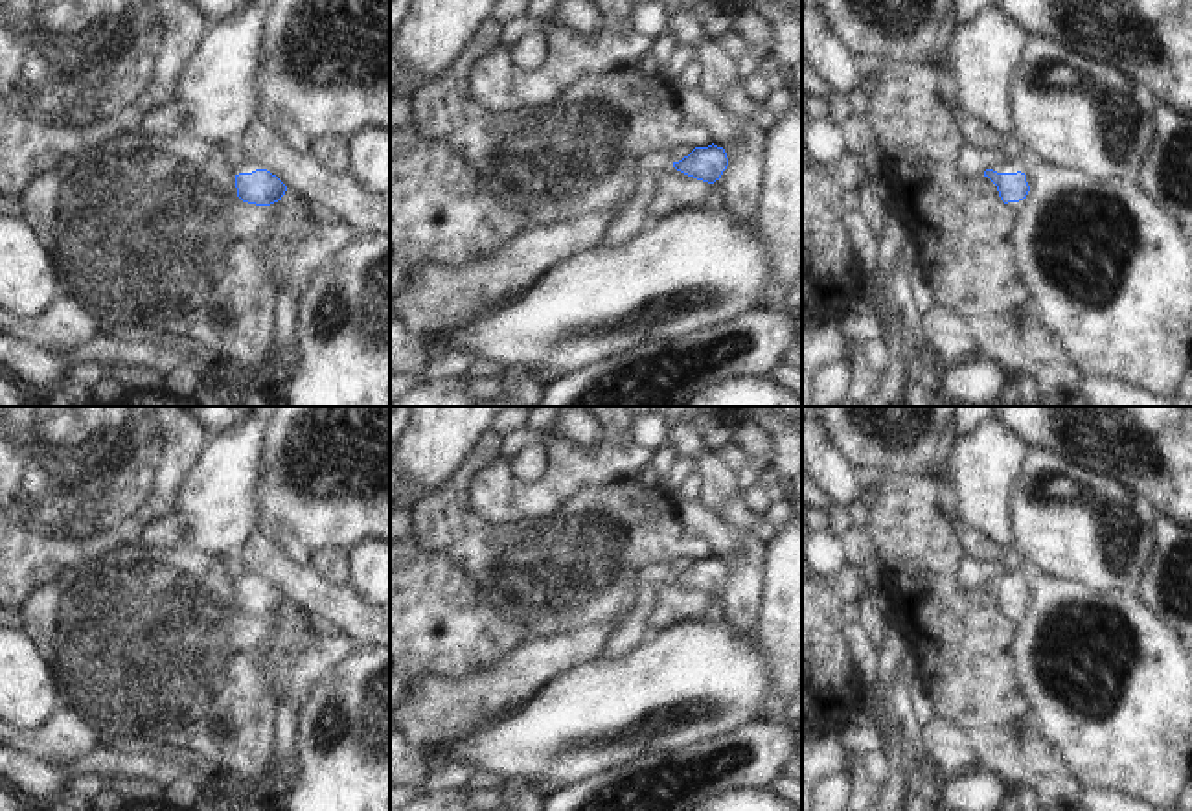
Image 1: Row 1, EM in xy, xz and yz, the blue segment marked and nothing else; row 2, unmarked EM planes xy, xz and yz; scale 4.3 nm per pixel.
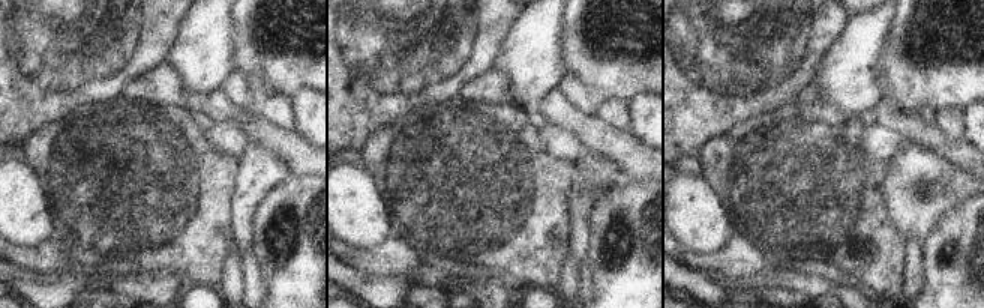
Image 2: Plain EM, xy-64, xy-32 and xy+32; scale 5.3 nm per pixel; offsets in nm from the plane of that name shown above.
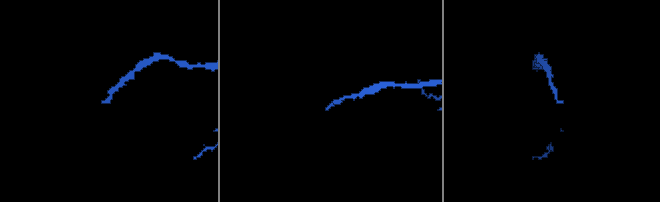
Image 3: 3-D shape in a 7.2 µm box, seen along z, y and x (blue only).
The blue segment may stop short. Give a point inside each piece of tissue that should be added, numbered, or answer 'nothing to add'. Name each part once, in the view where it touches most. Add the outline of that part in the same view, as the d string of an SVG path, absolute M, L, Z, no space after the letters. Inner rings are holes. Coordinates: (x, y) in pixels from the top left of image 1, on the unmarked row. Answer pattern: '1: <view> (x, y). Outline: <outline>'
1: yz (1007, 578). Outline: M1003 574L1003 576L999 576L999 577L991 579L991 581L997 583L997 585L1017 585L1017 583L1021 583L1021 585L1026 587L1026 594L1030 598L1026 574Z

